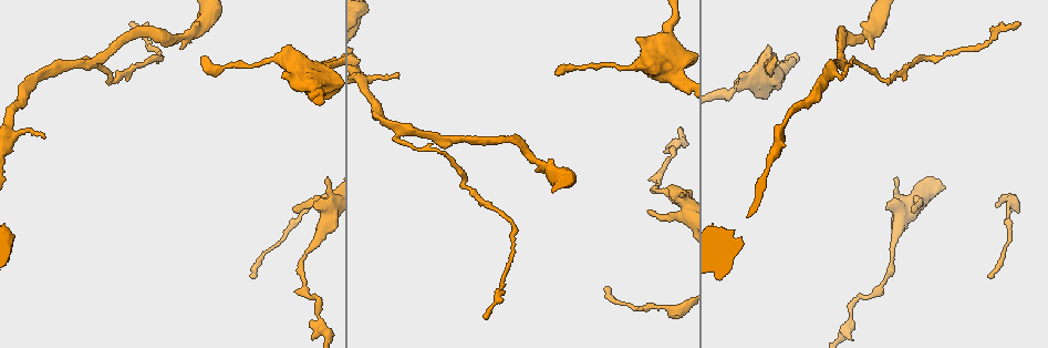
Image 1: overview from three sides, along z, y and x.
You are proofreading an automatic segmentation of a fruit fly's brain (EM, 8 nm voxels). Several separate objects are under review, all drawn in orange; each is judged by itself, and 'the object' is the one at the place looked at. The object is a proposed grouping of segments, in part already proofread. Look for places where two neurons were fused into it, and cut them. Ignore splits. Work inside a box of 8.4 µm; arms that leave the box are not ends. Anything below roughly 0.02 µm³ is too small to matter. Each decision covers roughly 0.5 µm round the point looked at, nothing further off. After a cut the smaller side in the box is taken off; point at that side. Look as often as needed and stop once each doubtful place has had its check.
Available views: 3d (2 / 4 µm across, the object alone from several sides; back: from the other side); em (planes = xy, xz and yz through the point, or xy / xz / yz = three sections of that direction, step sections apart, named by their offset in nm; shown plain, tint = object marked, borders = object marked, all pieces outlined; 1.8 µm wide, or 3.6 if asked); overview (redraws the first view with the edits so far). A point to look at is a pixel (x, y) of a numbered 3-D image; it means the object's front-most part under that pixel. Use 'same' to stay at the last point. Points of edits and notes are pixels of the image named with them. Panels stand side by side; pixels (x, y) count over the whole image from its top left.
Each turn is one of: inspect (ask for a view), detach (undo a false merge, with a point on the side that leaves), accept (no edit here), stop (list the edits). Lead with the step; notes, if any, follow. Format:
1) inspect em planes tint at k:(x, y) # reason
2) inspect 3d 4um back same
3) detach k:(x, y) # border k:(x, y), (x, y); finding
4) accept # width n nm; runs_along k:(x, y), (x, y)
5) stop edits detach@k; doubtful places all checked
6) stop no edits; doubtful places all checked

inspect em 3.6um xz step 4 tint at 1:(677, 200) # side arm on a straight run

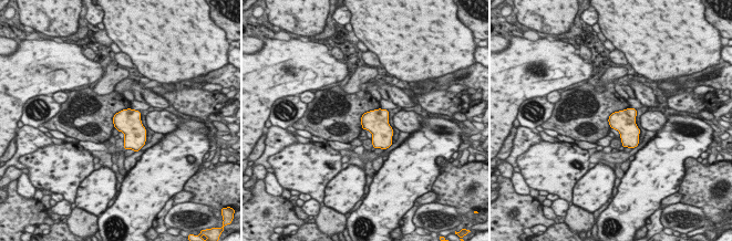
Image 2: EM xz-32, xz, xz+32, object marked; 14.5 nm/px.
inspect em 3.6um planes tint same

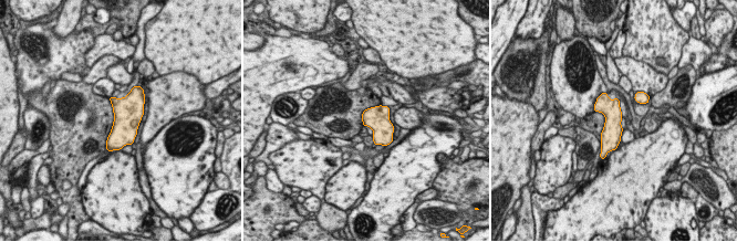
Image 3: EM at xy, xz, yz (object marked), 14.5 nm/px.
accept # continuous, no second neuron

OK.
inspect em planes tint at 1:(553, 175) # sudden change in width

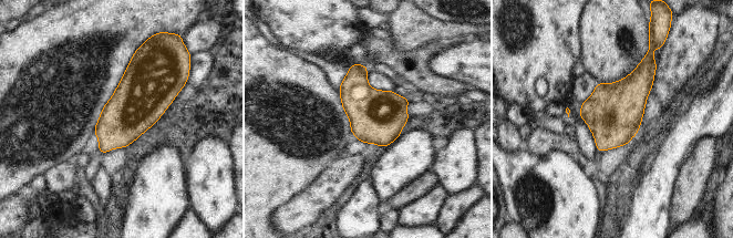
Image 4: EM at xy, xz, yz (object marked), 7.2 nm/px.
accept # all the same neuron

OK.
inspect em yz step 8 tint at 1:(96, 61) # three-way junction

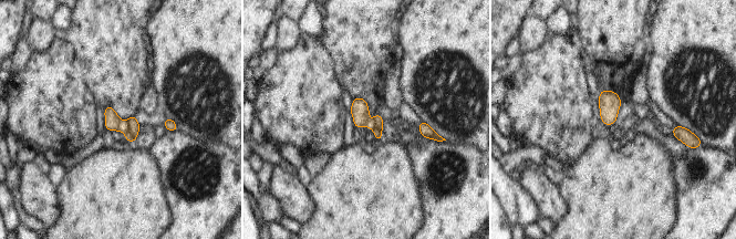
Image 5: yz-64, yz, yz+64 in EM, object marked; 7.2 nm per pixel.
inspect em planes tint same

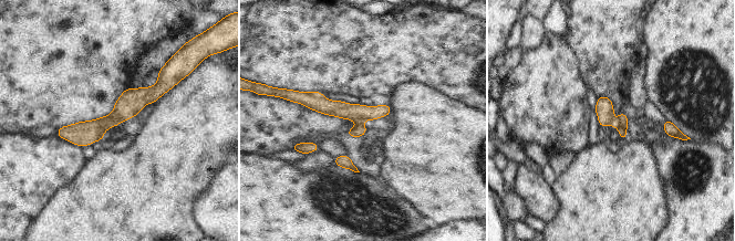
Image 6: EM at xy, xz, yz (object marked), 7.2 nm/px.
accept # runs_along 6:(166, 76), (93, 131), (60, 134); all the same neuron

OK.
stop no edits; doubtful places all checked

